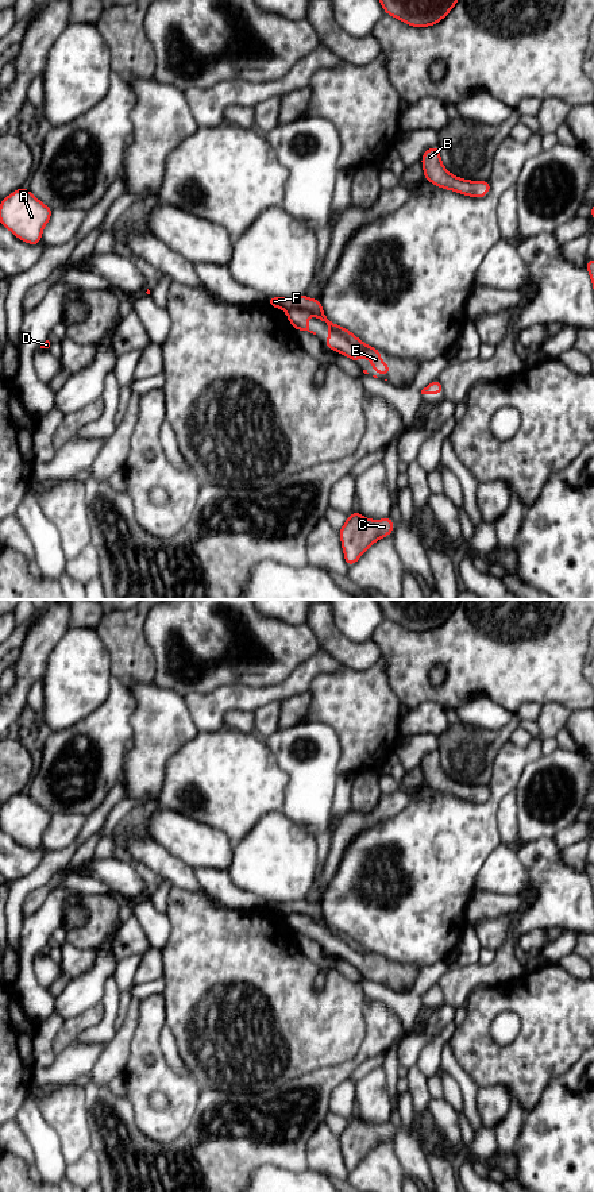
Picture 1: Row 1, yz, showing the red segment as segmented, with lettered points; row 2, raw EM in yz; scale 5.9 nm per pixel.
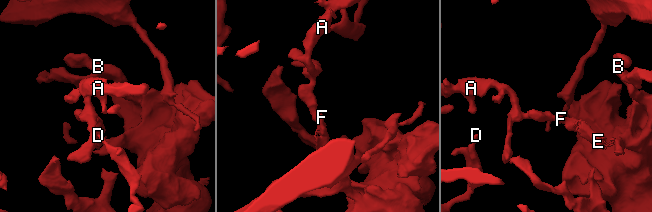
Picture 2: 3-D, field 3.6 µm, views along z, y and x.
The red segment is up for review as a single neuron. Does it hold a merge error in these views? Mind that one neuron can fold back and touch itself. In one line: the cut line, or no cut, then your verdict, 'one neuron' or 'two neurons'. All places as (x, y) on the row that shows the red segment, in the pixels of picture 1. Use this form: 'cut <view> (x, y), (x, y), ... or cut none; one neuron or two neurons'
cut yz (328, 321), (353, 343), (366, 346); two neurons

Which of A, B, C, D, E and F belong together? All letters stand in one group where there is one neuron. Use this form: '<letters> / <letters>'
A D F / B C E

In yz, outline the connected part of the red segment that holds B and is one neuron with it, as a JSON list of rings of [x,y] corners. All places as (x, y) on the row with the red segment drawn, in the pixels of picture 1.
[[[437,146],[425,150],[420,161],[423,163],[424,178],[441,189],[474,198],[482,198],[490,192],[490,181],[463,180],[447,171]]]

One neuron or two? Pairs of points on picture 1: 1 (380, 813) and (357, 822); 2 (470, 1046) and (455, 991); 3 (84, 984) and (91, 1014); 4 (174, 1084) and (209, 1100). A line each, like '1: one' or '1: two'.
1: one
2: two
3: two
4: two

